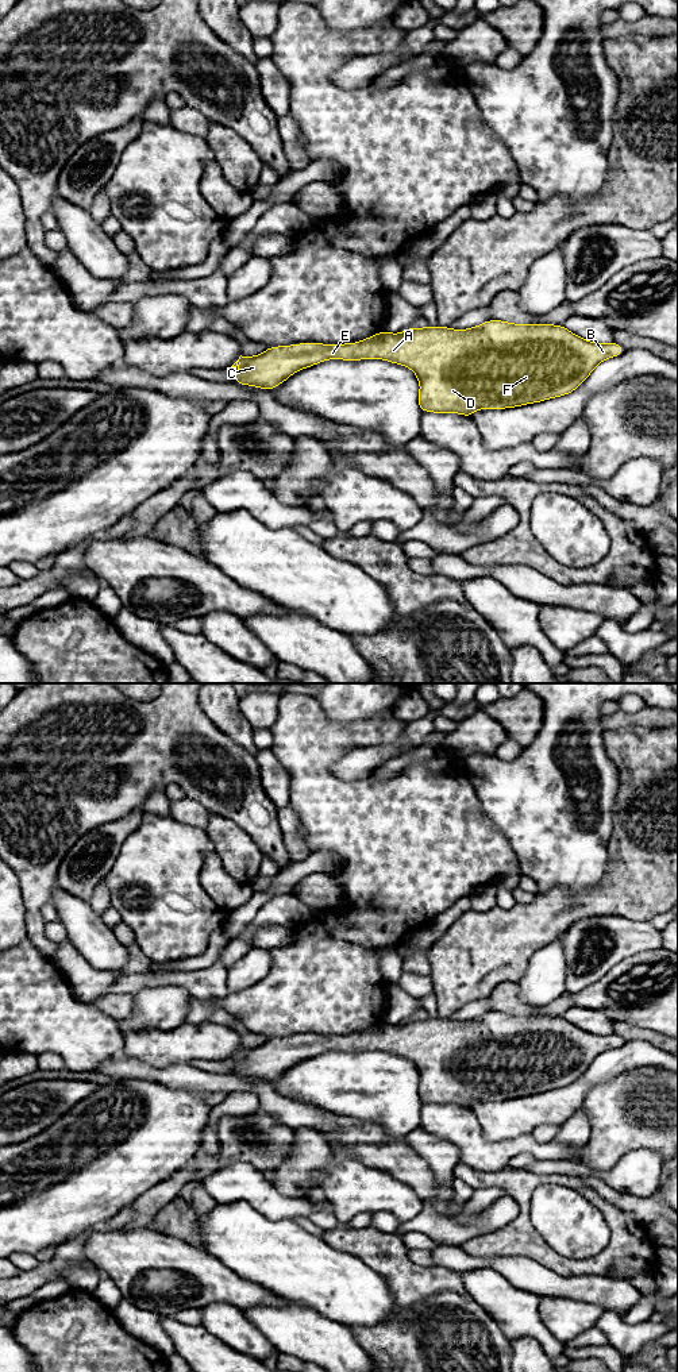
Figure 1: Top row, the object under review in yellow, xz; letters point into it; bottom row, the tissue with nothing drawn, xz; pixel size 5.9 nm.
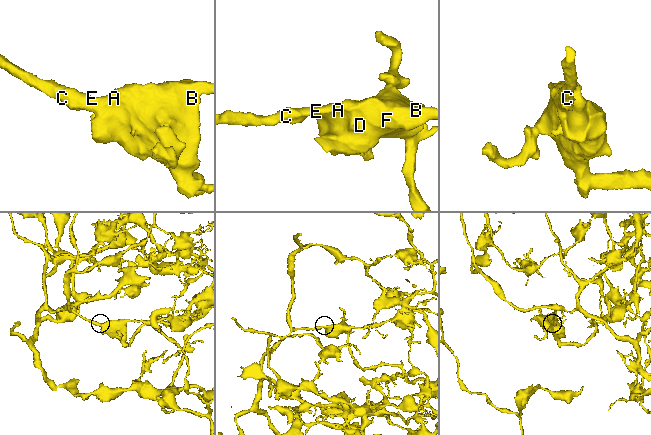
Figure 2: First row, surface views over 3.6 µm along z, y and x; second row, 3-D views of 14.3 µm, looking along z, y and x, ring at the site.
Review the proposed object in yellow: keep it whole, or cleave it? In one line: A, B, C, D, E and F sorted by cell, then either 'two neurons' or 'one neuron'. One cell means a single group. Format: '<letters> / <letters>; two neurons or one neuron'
A B D E F / C; two neurons

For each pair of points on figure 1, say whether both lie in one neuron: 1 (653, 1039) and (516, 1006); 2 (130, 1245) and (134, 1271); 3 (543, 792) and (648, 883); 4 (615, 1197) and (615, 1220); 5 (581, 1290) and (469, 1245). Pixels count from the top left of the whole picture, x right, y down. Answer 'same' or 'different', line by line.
1: same
2: same
3: different
4: different
5: different

